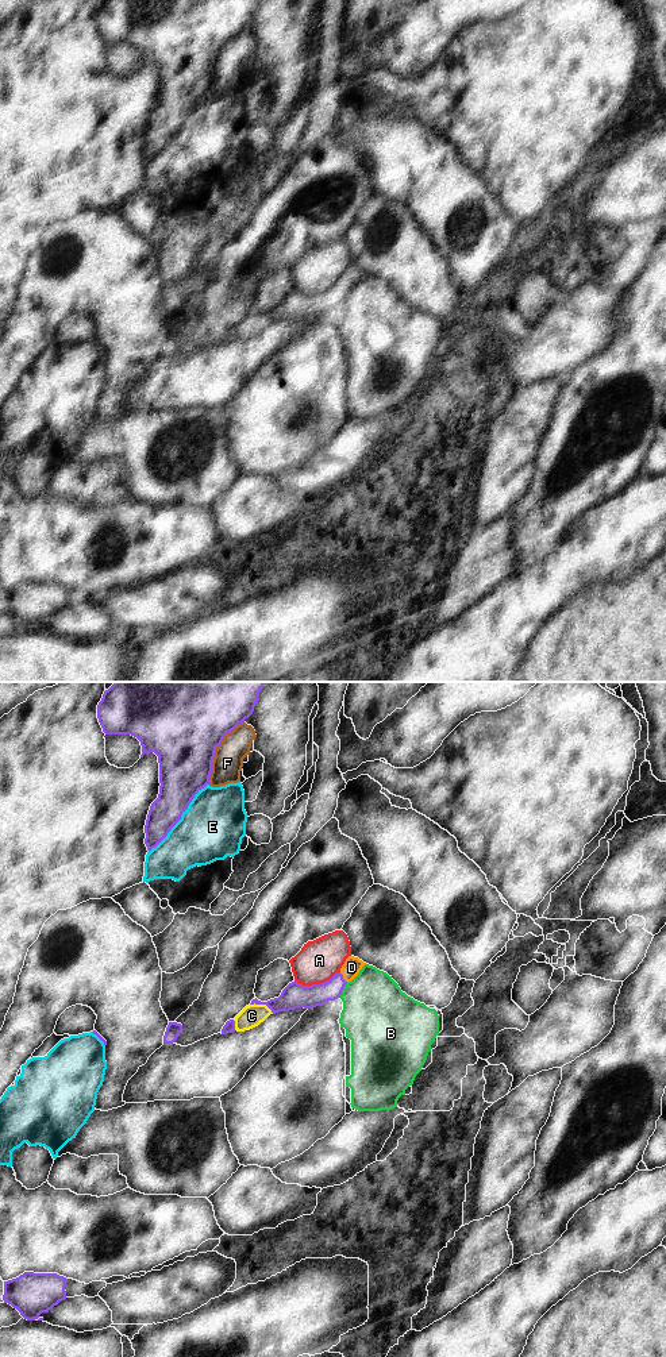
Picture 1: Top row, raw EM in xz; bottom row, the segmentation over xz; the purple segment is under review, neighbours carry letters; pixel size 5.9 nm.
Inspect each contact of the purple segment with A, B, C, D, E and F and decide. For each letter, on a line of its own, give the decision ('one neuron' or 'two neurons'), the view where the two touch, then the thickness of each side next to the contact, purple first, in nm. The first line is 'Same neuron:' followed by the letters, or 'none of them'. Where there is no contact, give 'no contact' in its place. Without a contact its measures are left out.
Same neuron: D
A: two neurons | xz | 150/240 nm
B: two neurons | xz | 140/400 nm
C: two neurons | xz | 150/140 nm
D: one neuron | xz | 140/110 nm
E: two neurons | xz | 260/380 nm
F: two neurons | xz | 440/180 nm

